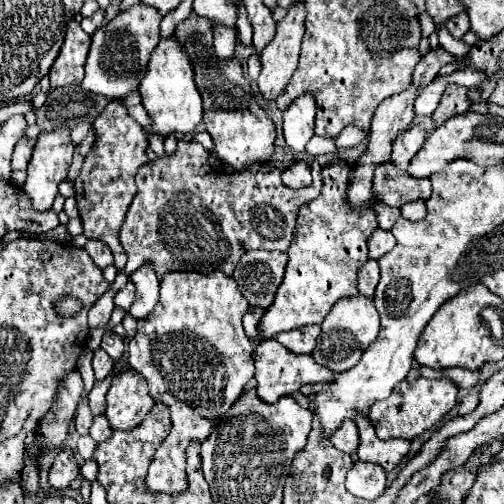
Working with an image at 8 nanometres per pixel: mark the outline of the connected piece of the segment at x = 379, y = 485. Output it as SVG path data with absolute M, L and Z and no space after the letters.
M356 461L354 467L346 475L346 489L360 499L376 499L386 489L386 473L380 465L372 465L368 461Z

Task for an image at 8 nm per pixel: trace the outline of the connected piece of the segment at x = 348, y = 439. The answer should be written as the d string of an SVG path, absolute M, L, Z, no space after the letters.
M344 421L344 425L340 425L340 429L336 429L336 433L332 433L330 437L332 445L344 453L356 453L358 447L358 427L354 421Z

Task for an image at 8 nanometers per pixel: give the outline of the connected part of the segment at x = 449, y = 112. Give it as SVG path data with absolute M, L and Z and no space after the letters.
M446 85L438 109L432 113L432 123L434 127L440 127L446 119L454 115L462 115L470 109L470 101L466 97L466 87L460 85Z

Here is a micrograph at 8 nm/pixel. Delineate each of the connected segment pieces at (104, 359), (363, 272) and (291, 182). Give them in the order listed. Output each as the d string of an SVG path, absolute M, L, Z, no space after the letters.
M96 349L94 359L92 359L92 367L94 367L96 379L104 379L114 371L114 359L108 357L108 353L104 349Z
M368 259L360 271L358 271L358 291L366 297L374 297L374 289L378 285L378 279L380 279L380 273L378 273L378 263Z
M294 161L294 163L282 173L282 183L288 185L288 187L292 187L292 189L308 187L310 181L312 181L312 173L310 173L308 161Z

